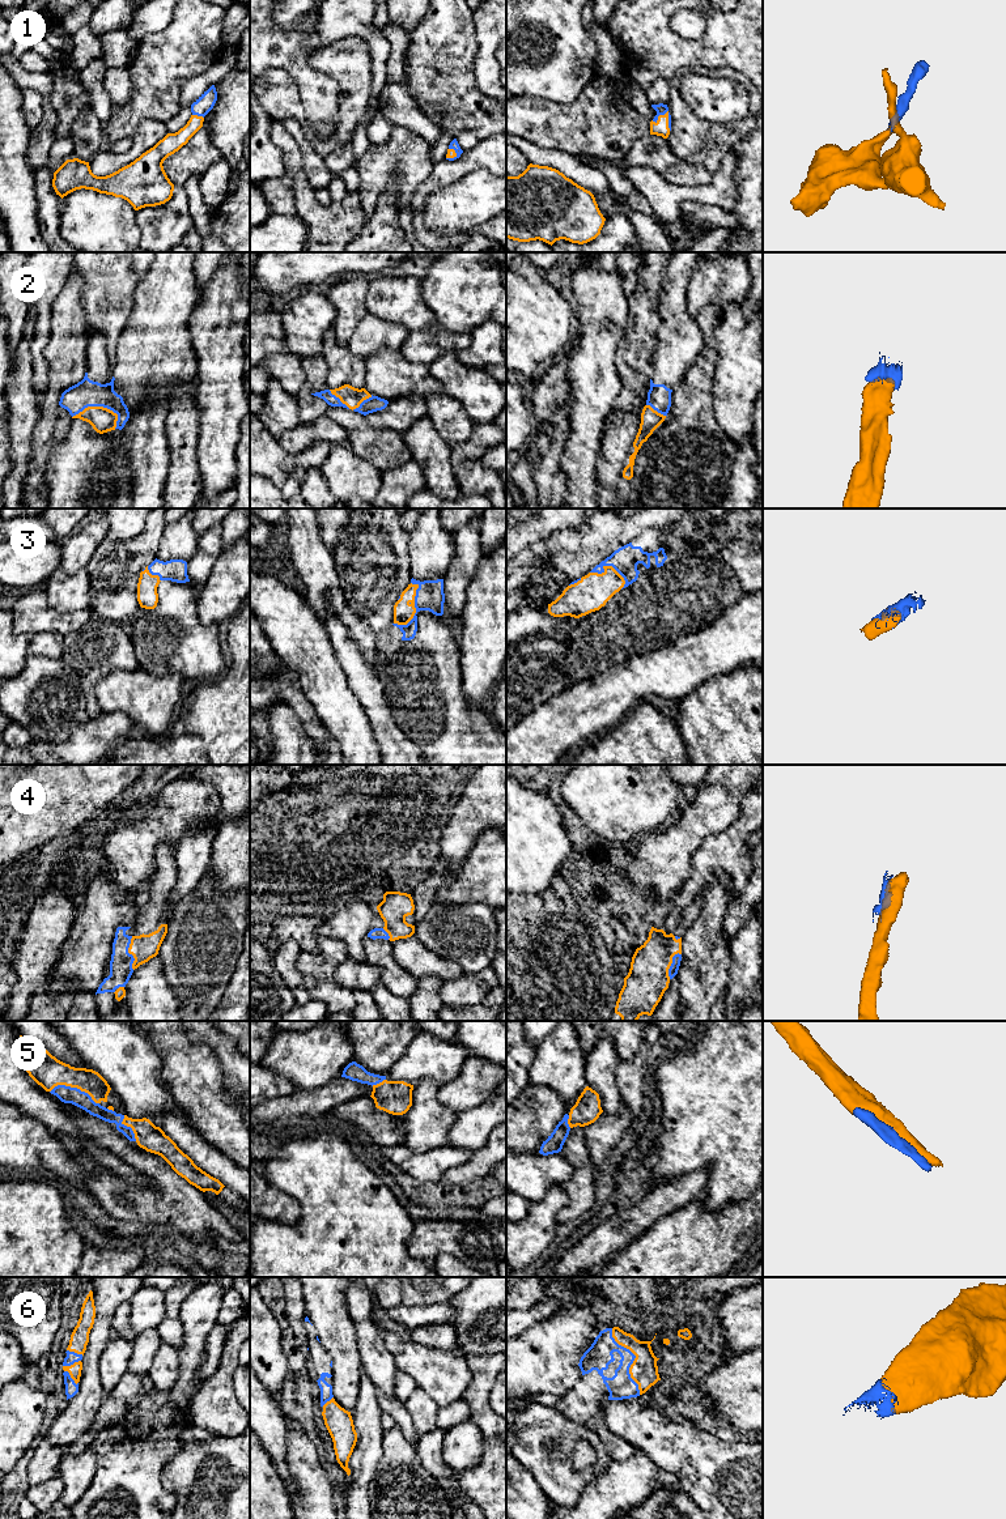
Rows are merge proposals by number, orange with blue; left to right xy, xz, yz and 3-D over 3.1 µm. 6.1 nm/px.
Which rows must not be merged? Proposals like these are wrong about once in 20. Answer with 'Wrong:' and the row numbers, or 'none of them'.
Wrong: none of them

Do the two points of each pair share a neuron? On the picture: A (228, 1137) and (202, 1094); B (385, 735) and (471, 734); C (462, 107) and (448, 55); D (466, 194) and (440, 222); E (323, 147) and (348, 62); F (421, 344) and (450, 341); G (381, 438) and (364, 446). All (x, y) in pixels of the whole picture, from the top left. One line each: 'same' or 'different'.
A: same
B: different
C: same
D: same
E: same
F: same
G: same

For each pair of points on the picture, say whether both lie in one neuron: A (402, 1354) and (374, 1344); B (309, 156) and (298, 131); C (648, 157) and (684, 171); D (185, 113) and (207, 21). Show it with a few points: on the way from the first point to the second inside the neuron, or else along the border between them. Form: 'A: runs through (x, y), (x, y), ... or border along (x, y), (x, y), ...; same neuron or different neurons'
A: border along (382, 1331), (382, 1339), (394, 1358), (397, 1369); different neurons
B: runs through (306, 149), (301, 137); same neuron
C: runs through (657, 157), (675, 170); same neuron
D: border along (181, 107), (165, 123); different neurons

